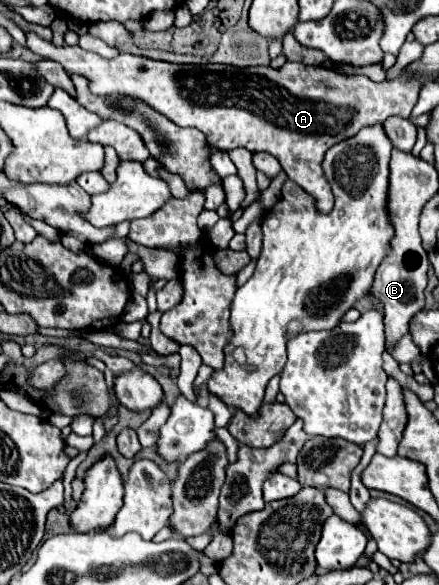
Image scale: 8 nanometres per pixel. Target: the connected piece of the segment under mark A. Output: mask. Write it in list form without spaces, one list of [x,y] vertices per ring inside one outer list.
[[[25,31],[27,47],[45,57],[61,63],[67,73],[79,73],[89,77],[89,89],[95,95],[129,95],[145,101],[155,111],[169,117],[179,127],[195,127],[203,131],[211,147],[219,151],[231,151],[237,147],[245,147],[251,153],[269,153],[279,159],[283,171],[289,179],[293,179],[305,193],[315,199],[319,213],[329,213],[333,209],[333,193],[331,185],[325,179],[321,169],[323,155],[337,141],[345,141],[359,133],[359,129],[383,123],[385,119],[397,115],[409,119],[411,109],[417,103],[419,91],[423,83],[413,81],[413,77],[399,77],[395,81],[375,83],[363,75],[343,77],[337,73],[327,73],[321,67],[311,67],[305,63],[285,63],[281,69],[273,67],[233,67],[233,65],[173,65],[163,61],[153,61],[137,55],[117,55],[113,59],[103,59],[97,53],[83,51],[79,45],[55,45],[53,41],[41,39],[33,31]]]

